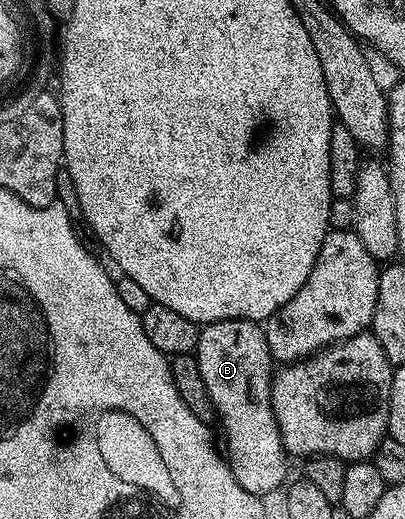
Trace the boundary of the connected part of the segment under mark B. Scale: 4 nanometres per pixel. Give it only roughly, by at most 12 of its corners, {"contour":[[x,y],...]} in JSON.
{"contour":[[251,319],[206,323],[195,354],[247,493],[286,482],[275,360]]}

